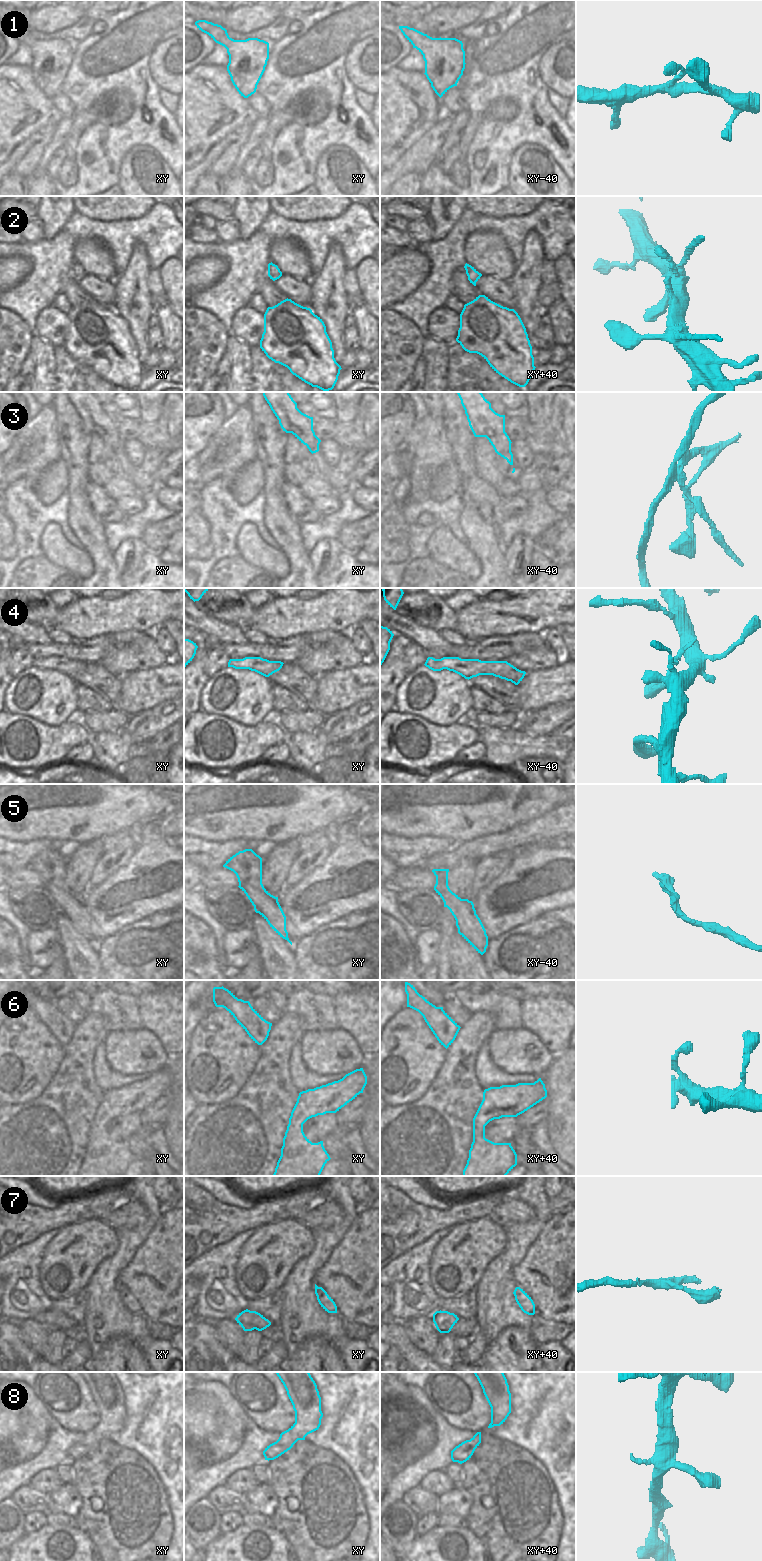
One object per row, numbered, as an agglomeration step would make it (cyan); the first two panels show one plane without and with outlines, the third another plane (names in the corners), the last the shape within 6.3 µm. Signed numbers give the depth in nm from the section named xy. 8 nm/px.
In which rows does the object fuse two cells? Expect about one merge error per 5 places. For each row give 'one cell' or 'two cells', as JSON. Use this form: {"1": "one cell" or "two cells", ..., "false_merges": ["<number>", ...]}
{"1": "one cell", "2": "one cell", "3": "two cells", "4": "one cell", "5": "one cell", "6": "one cell", "7": "one cell", "8": "one cell", "false_merges": ["3"]}

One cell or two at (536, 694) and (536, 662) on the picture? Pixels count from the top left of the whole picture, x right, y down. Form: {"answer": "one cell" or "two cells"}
{"answer": "two cells"}

